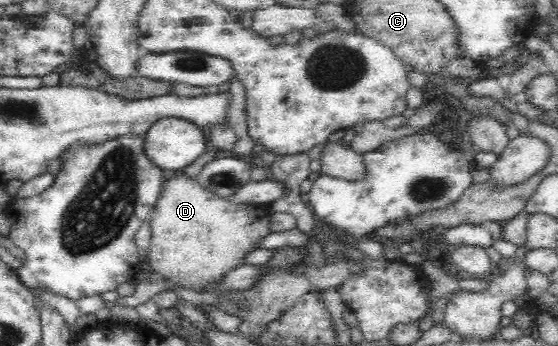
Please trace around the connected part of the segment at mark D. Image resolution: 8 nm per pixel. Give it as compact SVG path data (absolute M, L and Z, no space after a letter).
M182 170L170 172L149 215L151 246L148 263L151 270L158 271L166 280L200 292L205 286L220 280L228 271L243 265L245 255L257 249L256 243L270 233L268 225L272 215L268 204L240 204L230 197L220 197L208 191L197 178L186 176Z

